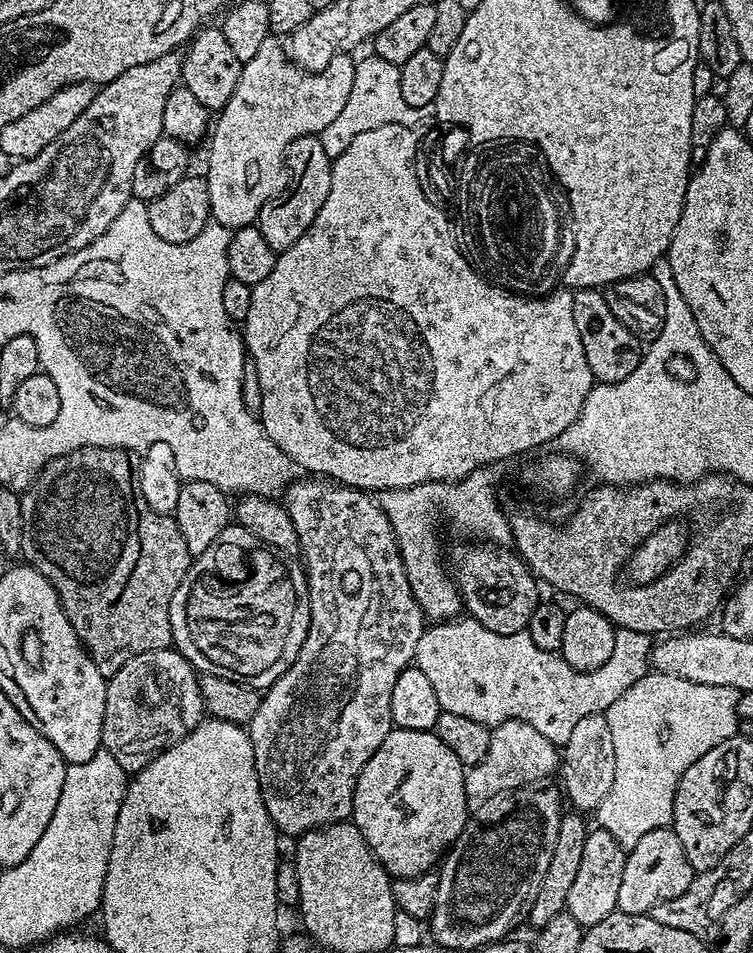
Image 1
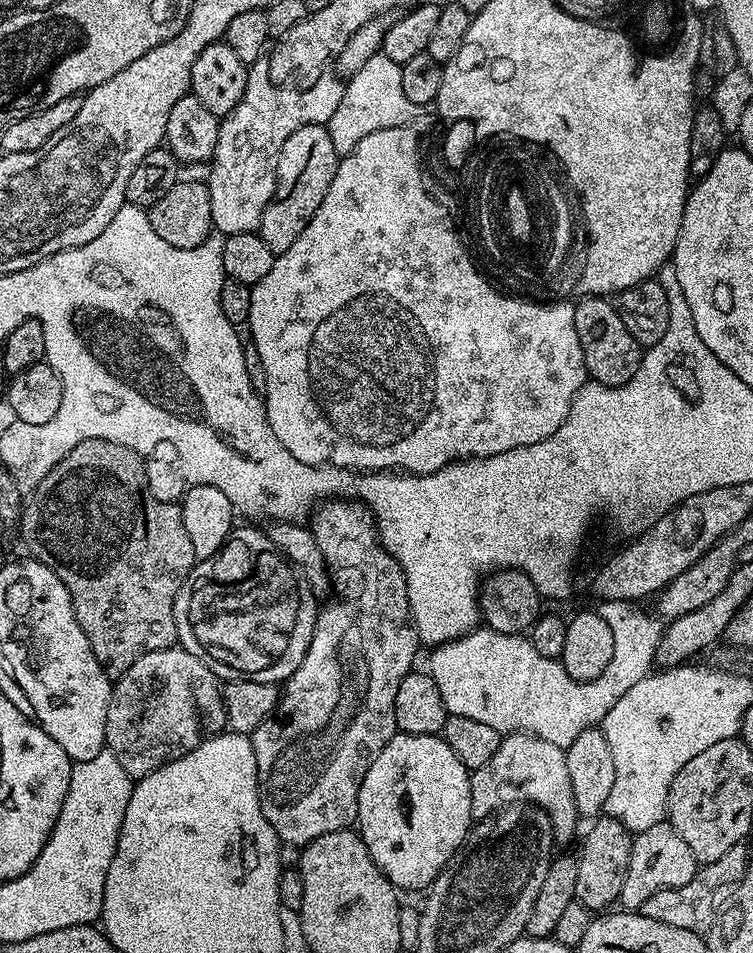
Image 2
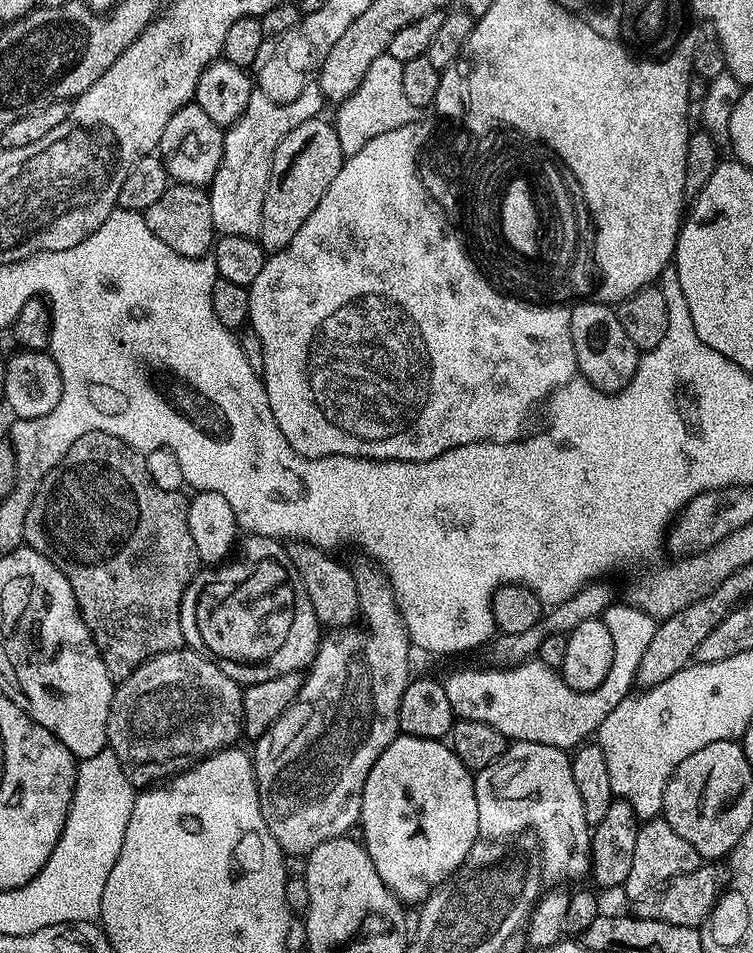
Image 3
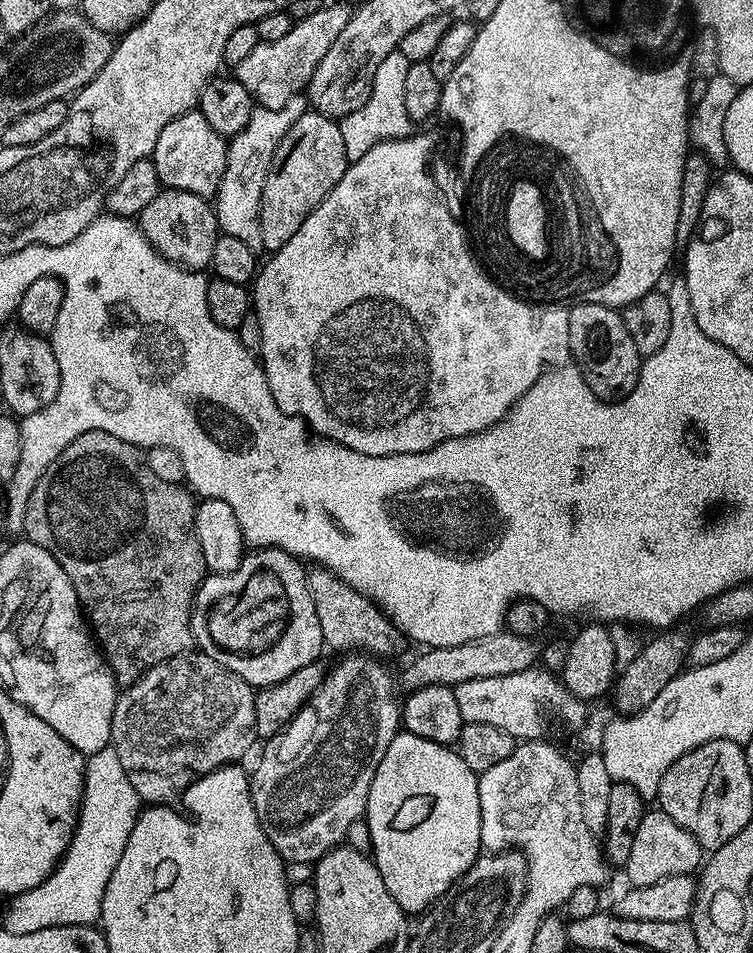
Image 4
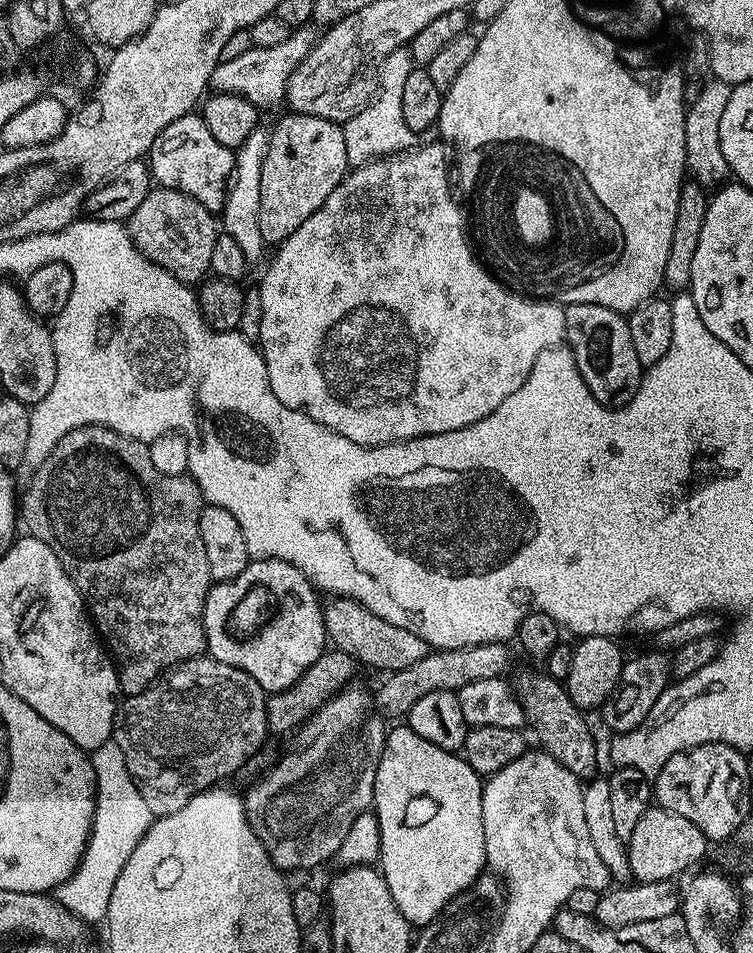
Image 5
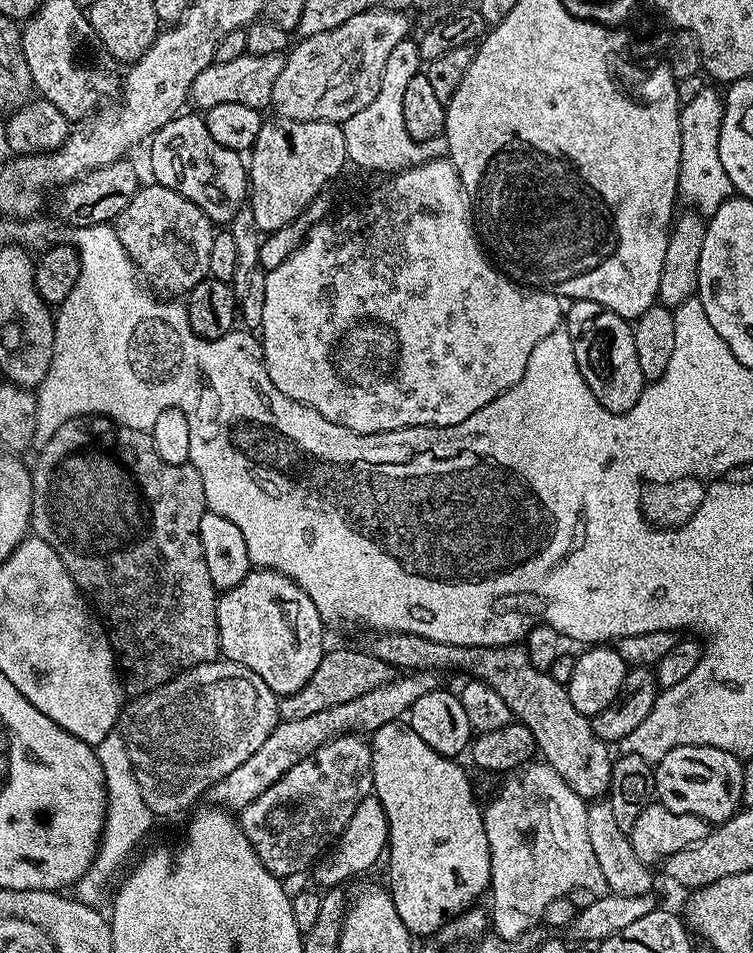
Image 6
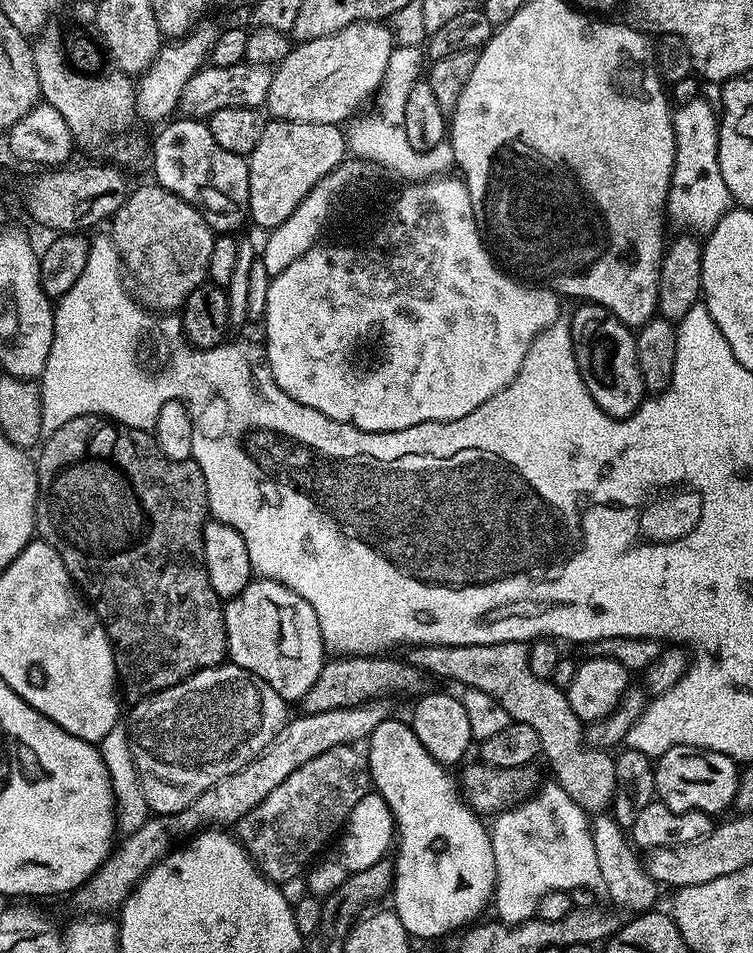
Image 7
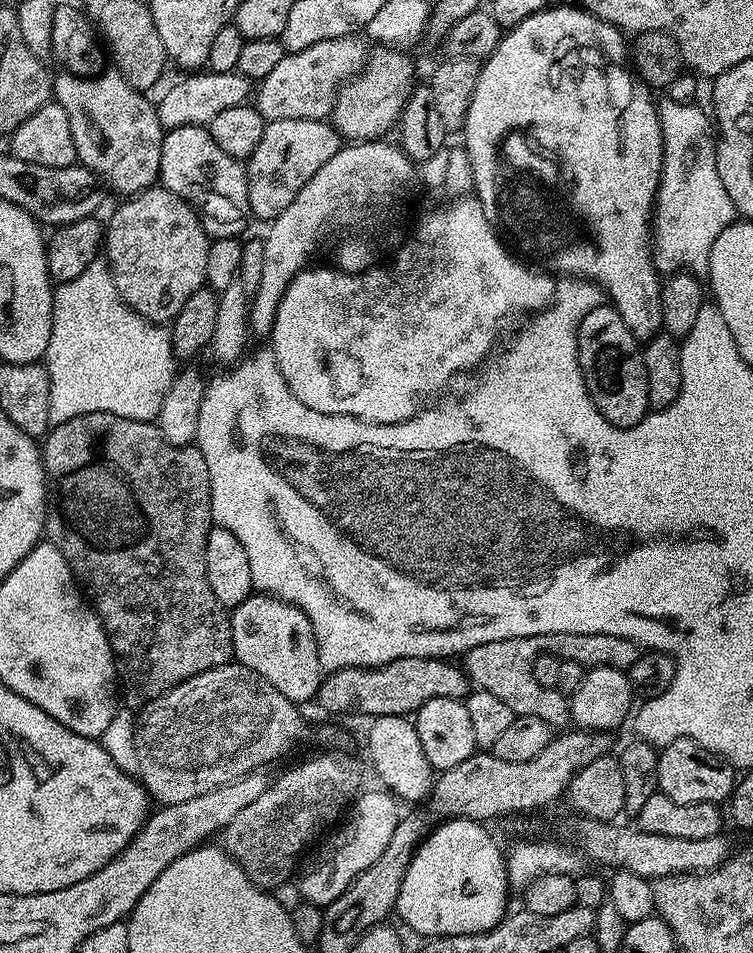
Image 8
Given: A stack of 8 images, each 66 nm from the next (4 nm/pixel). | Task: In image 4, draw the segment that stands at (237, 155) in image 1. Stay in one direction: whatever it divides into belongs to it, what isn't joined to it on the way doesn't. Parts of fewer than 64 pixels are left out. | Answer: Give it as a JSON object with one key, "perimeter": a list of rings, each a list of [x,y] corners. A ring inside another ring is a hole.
{"perimeter":[[[300,94],[290,98],[290,102],[282,106],[282,110],[253,107],[250,122],[246,122],[246,130],[242,130],[227,141],[226,170],[222,174],[222,182],[214,197],[216,221],[223,235],[238,238],[258,254],[264,252],[260,207],[268,171],[282,138],[290,130],[290,126],[298,122],[304,111],[306,111],[306,100]]]}

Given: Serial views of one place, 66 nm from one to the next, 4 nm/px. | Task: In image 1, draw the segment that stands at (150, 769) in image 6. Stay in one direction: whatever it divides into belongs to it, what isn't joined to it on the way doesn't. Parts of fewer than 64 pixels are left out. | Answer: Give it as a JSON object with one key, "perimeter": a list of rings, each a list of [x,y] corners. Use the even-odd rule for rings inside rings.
{"perimeter":[[[175,647],[150,650],[130,658],[112,676],[107,677],[106,714],[102,718],[102,747],[122,766],[122,770],[135,774],[160,752],[186,738],[205,719],[204,699],[200,693],[200,676],[192,663]]]}

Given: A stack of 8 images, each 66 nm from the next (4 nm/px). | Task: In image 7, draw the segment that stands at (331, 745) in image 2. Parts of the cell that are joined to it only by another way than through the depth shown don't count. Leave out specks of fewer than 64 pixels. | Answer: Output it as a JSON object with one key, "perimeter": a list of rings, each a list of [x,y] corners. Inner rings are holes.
{"perimeter":[[[343,744],[318,754],[318,758],[310,758],[306,766],[298,766],[282,786],[274,786],[264,801],[235,825],[234,832],[264,877],[273,882],[294,878],[313,863],[315,852],[343,829],[350,810],[369,791],[365,753],[359,747]]]}

